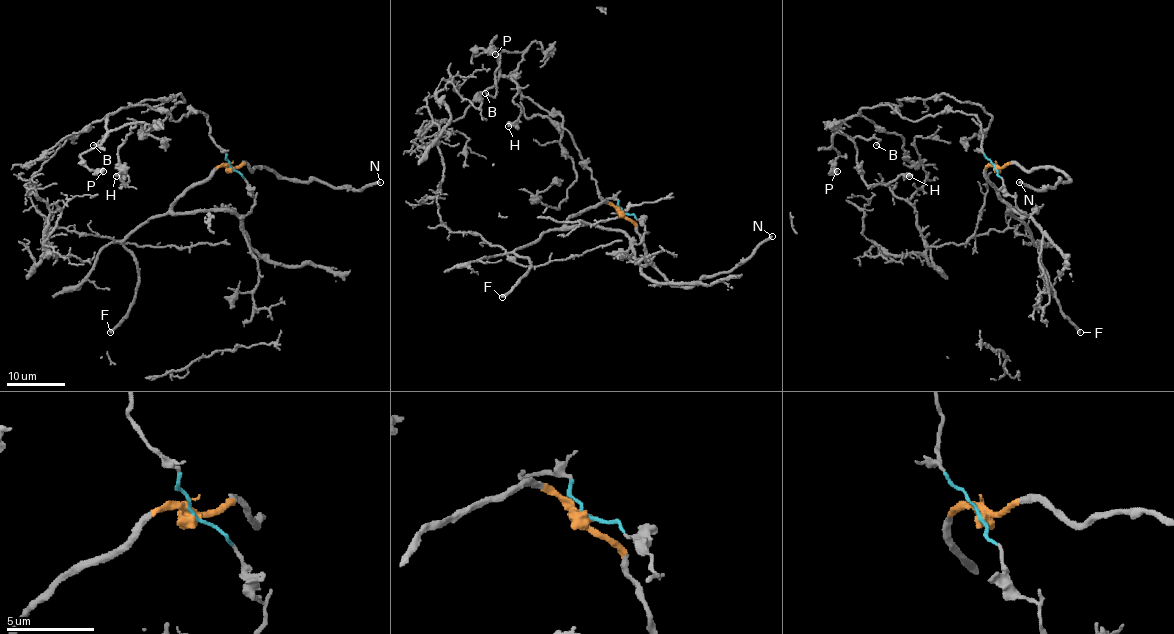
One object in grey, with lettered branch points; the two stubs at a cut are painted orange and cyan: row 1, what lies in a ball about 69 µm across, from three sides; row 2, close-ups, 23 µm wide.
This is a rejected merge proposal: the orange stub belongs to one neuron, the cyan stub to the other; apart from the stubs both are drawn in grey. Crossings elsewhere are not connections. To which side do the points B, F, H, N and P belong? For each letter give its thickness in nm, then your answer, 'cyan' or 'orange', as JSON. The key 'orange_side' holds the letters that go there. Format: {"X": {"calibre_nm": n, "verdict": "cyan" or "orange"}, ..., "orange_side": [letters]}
{"B": {"calibre_nm": 140, "verdict": "cyan"}, "F": {"calibre_nm": 300, "verdict": "orange"}, "H": {"calibre_nm": 460, "verdict": "cyan"}, "N": {"calibre_nm": 300, "verdict": "orange"}, "P": {"calibre_nm": 600, "verdict": "cyan"}, "orange_side": ["F", "N"]}

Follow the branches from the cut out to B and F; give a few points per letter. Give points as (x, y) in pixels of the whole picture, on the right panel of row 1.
B: (995, 167), (981, 123), (959, 112), (917, 120), (879, 104), (838, 126), (877, 138), (876, 145)
F: (996, 167), (986, 169), (986, 177), (1012, 214), (1025, 226), (1038, 249), (1062, 313), (1079, 332)

